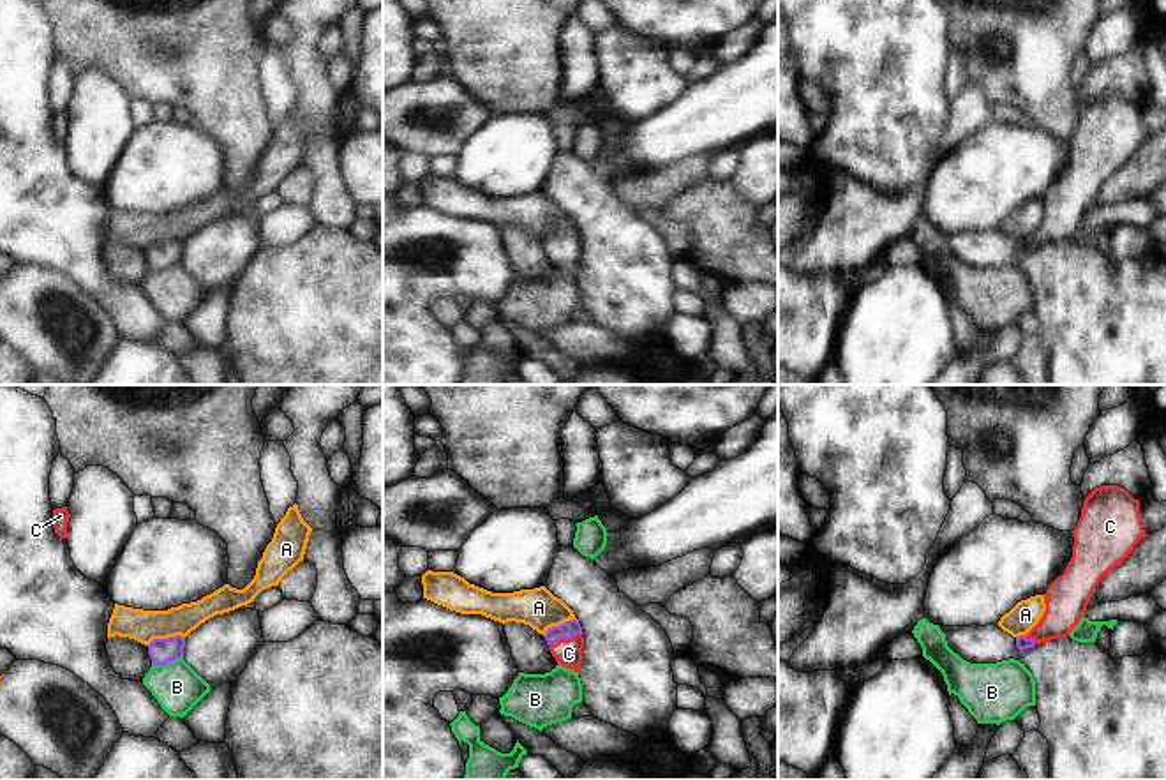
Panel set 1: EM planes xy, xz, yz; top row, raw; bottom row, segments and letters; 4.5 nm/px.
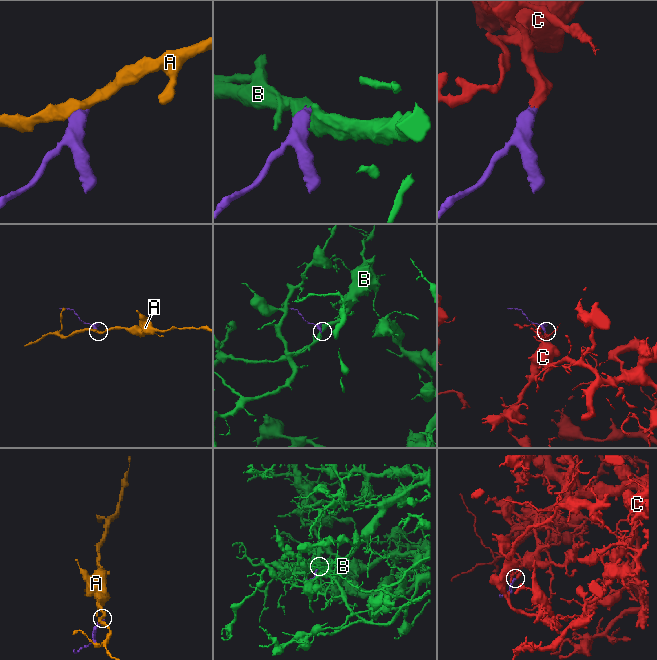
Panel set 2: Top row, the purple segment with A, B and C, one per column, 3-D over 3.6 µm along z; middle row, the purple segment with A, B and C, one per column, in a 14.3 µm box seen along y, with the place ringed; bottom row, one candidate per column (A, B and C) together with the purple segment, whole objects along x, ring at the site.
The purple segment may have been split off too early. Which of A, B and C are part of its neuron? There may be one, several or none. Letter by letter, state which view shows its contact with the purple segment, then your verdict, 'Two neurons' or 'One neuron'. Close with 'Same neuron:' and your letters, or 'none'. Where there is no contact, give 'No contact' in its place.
A: Touches purple in xy. Two neurons
B: Touches purple in xy. Two neurons
C: Touches purple in xz. One neuron
Same neuron: C.

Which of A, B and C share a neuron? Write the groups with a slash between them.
A / B / C

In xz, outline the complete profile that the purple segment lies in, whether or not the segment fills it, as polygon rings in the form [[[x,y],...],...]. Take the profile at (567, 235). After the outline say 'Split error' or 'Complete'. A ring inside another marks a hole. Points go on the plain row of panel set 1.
[[[577,224],[552,231],[543,240],[556,266],[575,277],[580,275],[584,242]]]. Split error.

